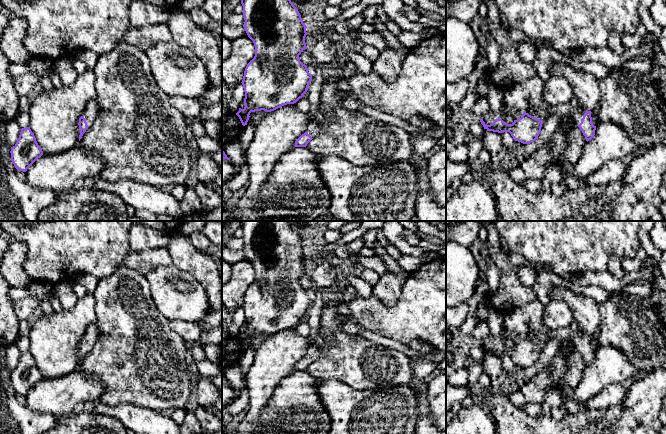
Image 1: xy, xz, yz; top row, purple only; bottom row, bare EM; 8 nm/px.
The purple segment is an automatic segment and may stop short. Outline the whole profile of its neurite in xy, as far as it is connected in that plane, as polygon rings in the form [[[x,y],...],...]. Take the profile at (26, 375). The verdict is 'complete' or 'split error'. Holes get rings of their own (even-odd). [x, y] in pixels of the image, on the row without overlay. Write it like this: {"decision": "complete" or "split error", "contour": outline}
{"decision": "complete", "contour": [[[30,351],[22,352],[16,368],[11,371],[11,385],[17,394],[27,393],[43,379]]]}

